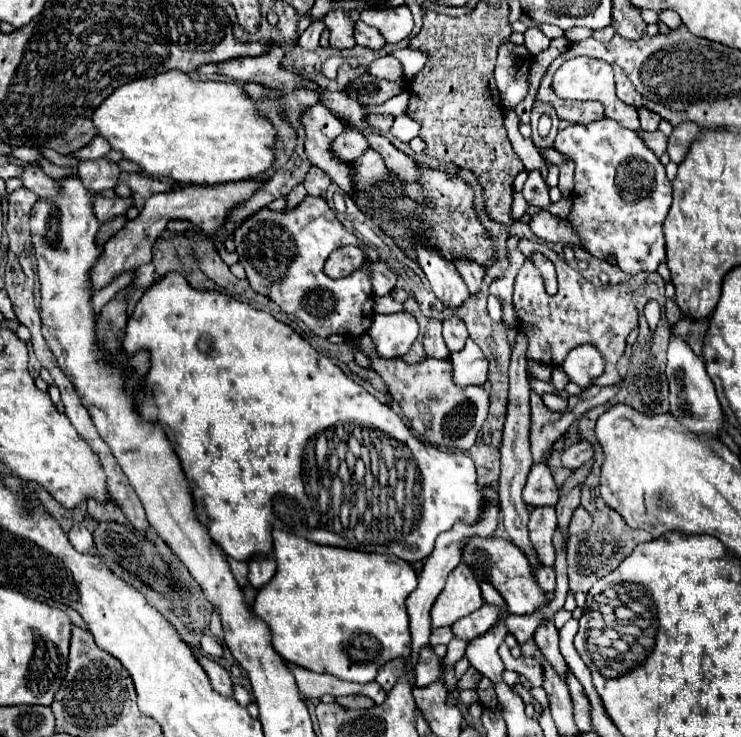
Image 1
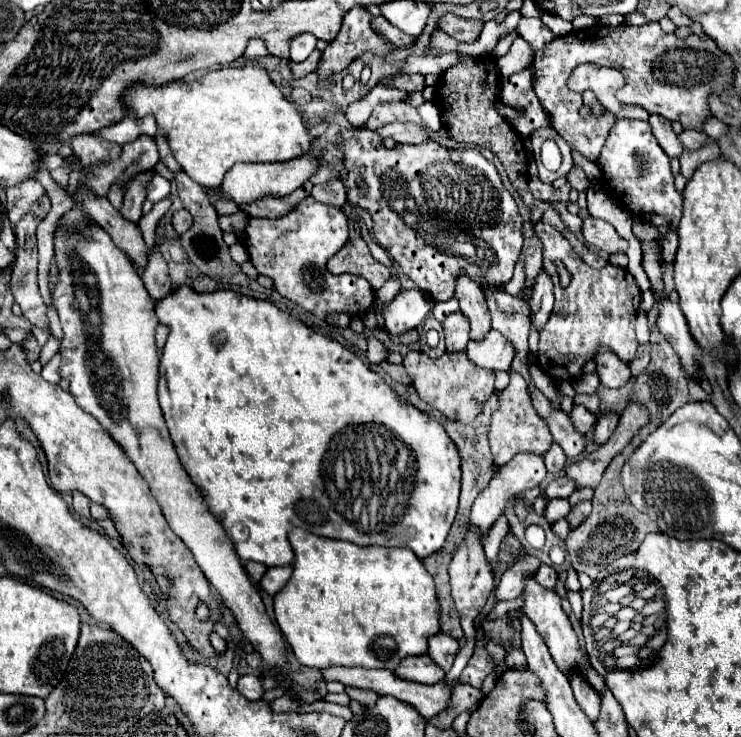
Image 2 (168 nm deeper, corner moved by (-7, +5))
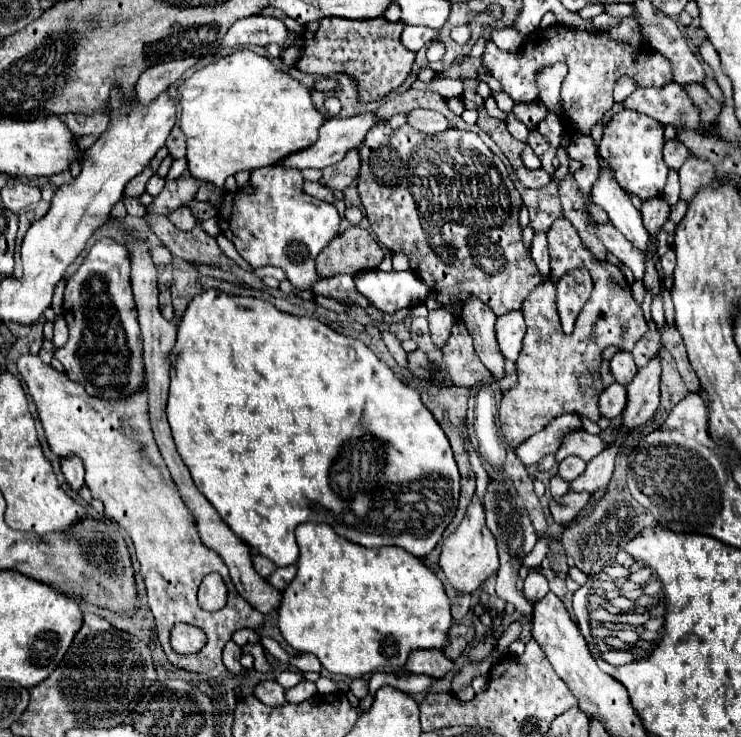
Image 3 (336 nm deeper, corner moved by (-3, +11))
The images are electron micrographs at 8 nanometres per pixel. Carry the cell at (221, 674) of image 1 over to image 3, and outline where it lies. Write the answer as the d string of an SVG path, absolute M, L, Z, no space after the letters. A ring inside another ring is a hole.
M266 680L266 682L260 682L256 688L254 688L254 696L268 704L268 706L280 706L280 704L286 704L286 690L274 682L274 680Z

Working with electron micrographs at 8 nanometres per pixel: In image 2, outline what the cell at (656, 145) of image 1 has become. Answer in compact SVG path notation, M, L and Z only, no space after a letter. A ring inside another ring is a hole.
M684 130L684 132L678 136L678 140L682 142L682 146L684 146L684 148L694 150L694 148L698 148L700 144L704 144L708 138L706 138L706 134L704 134L704 132L696 132L696 130Z

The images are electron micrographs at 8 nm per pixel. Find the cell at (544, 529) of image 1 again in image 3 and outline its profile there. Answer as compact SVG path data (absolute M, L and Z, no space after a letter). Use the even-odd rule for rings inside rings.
M552 476L552 478L550 478L550 492L552 492L554 498L564 496L564 494L568 492L568 488L570 488L570 482L560 480L560 476Z

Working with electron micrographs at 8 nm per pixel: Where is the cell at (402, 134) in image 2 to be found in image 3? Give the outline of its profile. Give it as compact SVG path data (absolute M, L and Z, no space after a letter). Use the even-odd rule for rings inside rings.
M412 110L410 112L410 118L408 118L408 124L418 130L418 132L424 132L424 134L436 134L436 132L442 132L448 128L448 118L440 112L434 112L434 110Z

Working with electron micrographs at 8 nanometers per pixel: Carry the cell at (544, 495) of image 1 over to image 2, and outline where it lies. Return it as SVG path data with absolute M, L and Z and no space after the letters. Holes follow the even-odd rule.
M566 476L554 478L554 480L546 486L546 490L544 490L544 494L546 494L548 498L568 498L572 492L574 492L574 484L572 484Z

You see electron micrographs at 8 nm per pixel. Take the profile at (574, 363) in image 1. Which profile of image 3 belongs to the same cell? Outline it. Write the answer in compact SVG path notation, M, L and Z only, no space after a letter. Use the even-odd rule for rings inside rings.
M620 350L618 354L614 354L614 358L610 360L610 368L612 368L616 382L620 382L624 386L630 384L638 372L634 358L632 358L632 352L628 352L628 350Z

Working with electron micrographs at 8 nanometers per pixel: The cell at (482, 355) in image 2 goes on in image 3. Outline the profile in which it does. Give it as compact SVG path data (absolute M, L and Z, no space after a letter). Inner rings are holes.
M520 310L506 312L504 316L496 320L498 346L506 360L512 360L512 362L518 360L518 354L522 350L524 332L526 332L526 324L524 324L524 316Z

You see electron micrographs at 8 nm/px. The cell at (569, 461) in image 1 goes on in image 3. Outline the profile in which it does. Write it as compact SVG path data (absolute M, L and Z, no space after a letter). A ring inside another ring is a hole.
M614 382L600 394L600 412L606 418L616 418L626 408L626 386Z

